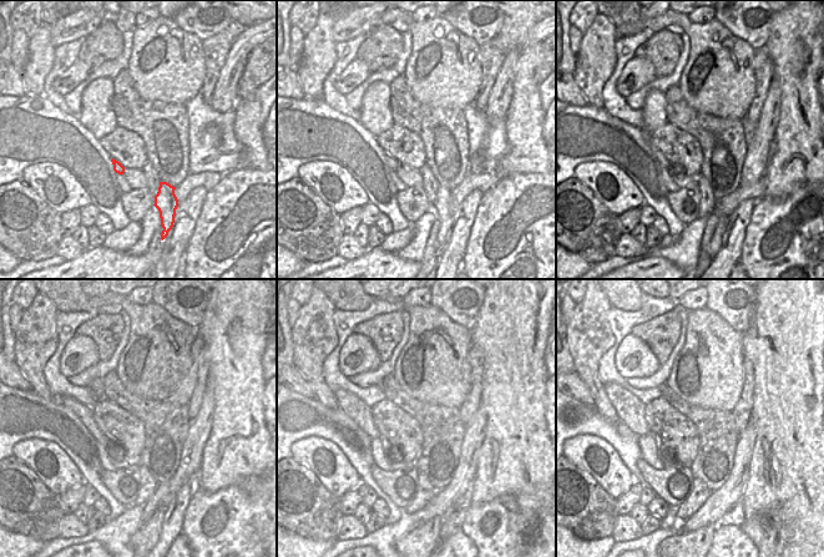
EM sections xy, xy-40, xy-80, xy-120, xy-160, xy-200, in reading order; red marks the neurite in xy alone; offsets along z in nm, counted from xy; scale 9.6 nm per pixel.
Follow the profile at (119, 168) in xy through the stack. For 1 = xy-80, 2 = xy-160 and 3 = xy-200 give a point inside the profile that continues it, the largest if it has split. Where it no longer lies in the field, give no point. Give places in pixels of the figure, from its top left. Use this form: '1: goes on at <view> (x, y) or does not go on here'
1: goes on at xy-80 (658, 155)
2: goes on at xy-160 (352, 405)
3: goes on at xy-200 (630, 410)

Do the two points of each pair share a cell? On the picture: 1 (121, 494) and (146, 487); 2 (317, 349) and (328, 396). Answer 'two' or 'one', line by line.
1: two
2: one

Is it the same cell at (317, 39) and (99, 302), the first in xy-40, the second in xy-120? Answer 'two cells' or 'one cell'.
two cells

